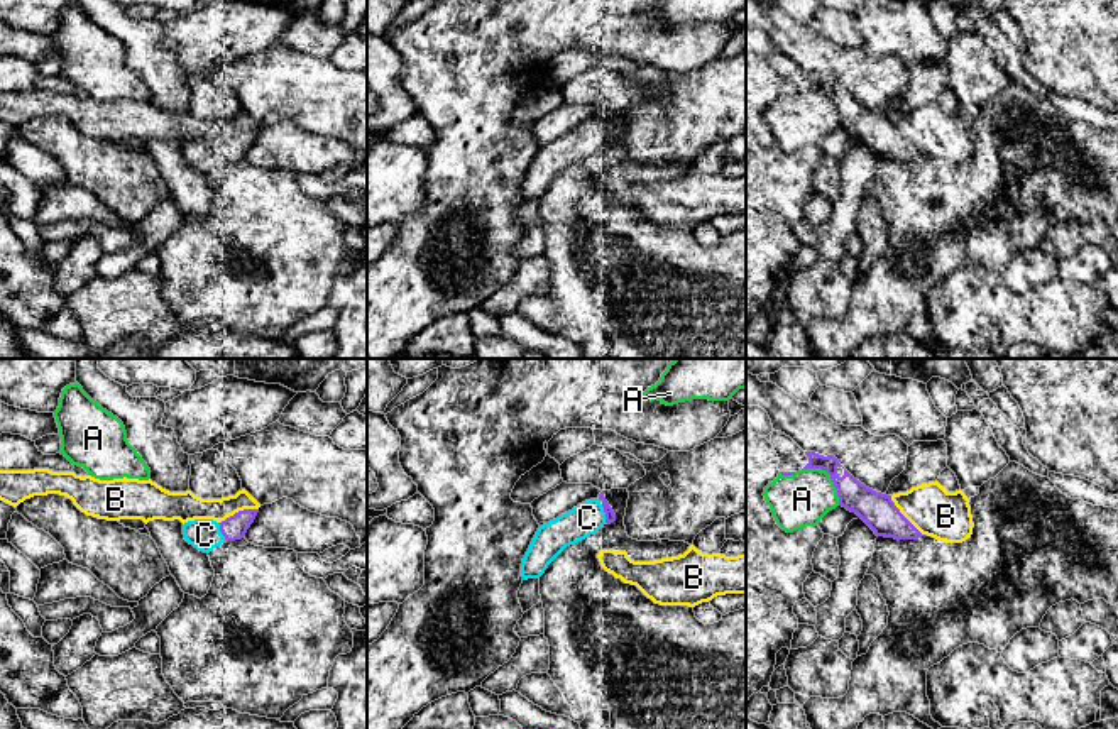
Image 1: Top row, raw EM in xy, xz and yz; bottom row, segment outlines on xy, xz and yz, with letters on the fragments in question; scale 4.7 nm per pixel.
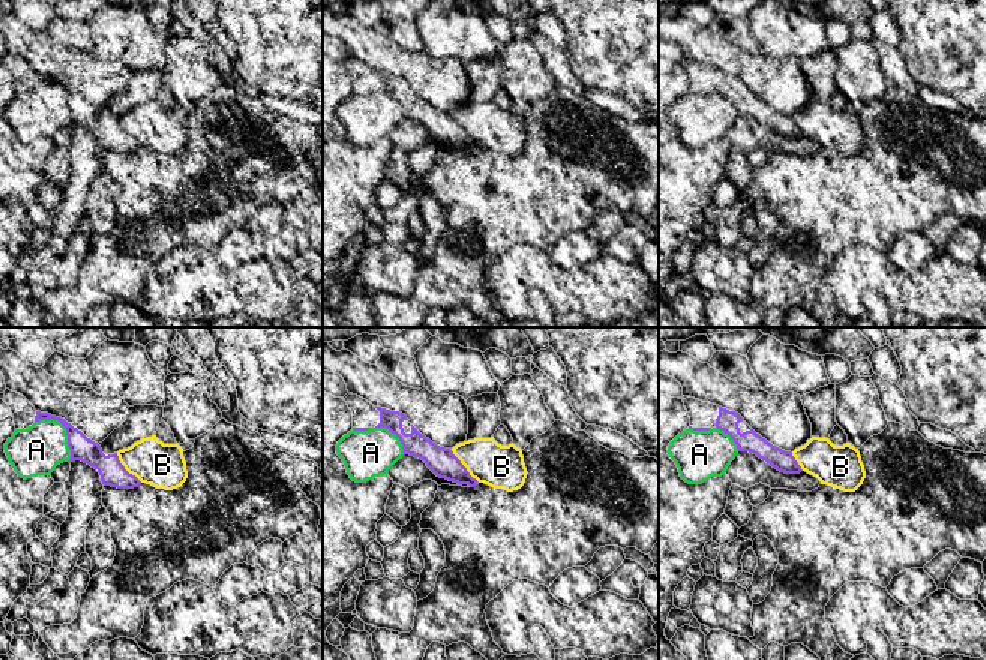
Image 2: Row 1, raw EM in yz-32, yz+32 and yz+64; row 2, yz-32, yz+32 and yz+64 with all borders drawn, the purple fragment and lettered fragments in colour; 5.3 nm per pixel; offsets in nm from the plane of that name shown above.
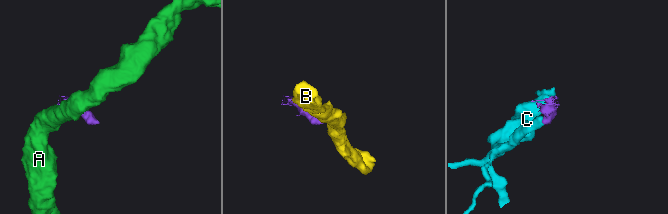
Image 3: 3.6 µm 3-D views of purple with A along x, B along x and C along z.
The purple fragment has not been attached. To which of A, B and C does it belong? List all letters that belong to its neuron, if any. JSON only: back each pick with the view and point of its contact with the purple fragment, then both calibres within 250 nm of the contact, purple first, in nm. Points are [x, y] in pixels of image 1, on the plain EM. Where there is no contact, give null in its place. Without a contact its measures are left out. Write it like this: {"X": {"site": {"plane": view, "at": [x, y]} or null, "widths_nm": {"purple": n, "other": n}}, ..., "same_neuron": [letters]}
{"C": {"site": {"plane": "xy", "at": [220, 151]}, "widths_nm": {"purple": 120, "other": 150}}, "same_neuron": ["C"]}

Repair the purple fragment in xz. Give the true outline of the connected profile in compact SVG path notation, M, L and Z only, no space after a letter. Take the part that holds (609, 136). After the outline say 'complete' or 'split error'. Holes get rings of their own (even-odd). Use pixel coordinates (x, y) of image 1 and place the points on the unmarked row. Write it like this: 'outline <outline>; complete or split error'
outline M602 112L597 120L585 122L540 147L521 184L523 201L540 200L567 167L595 156L606 144L614 142L616 135Z; split error

